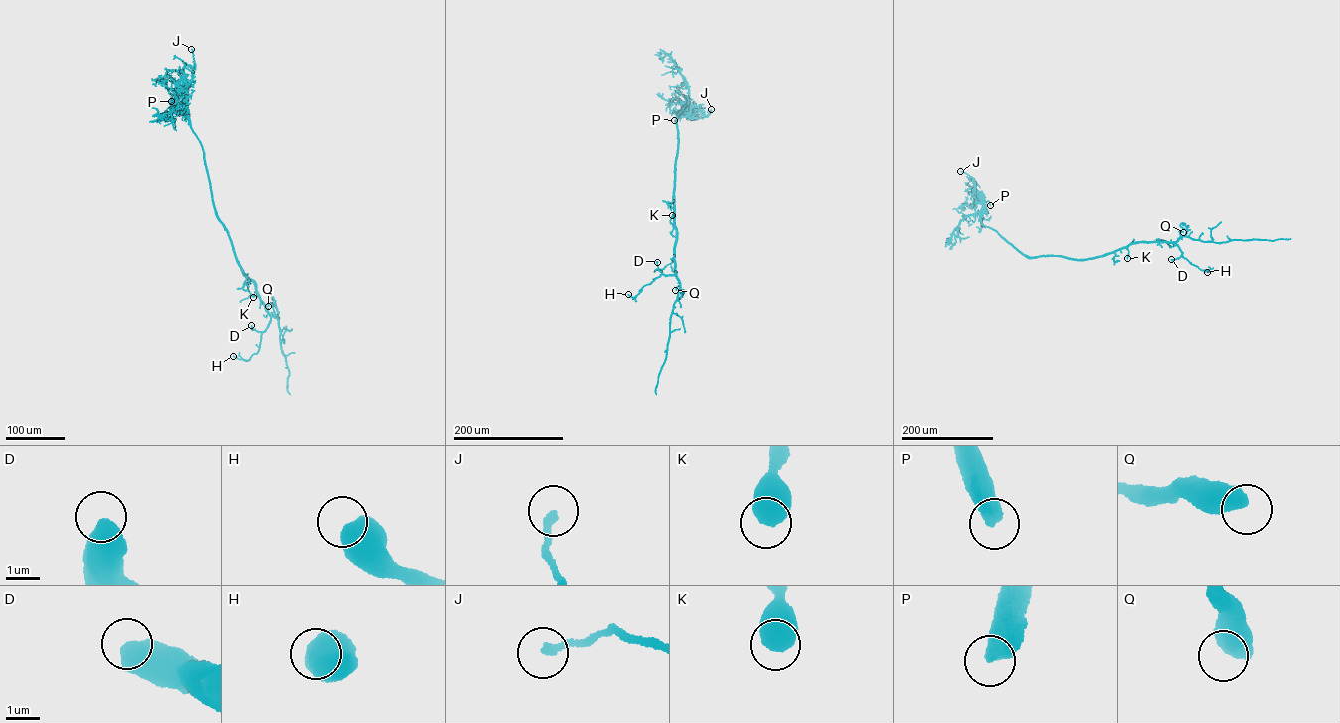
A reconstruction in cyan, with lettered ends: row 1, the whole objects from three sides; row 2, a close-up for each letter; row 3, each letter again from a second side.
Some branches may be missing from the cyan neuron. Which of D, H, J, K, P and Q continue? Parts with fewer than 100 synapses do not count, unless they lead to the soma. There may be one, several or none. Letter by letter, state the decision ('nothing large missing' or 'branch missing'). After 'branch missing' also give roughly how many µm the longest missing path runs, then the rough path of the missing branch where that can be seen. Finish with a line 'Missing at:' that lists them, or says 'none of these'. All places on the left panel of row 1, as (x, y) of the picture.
D: nothing large missing
H: nothing large missing
J: nothing large missing
K: nothing large missing
P: branch missing; missing 45 µm; course (171, 101), (175, 113), (166, 117)
Q: nothing large missing
Missing at: P

